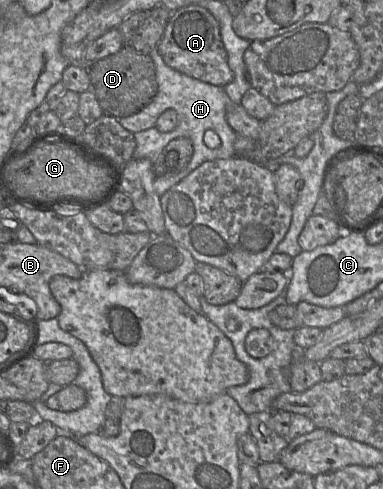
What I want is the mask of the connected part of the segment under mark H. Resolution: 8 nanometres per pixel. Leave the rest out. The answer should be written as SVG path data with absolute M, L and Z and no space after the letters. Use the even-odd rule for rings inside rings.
M155 47L149 54L155 63L157 93L152 101L138 113L130 117L117 119L125 129L132 133L136 133L155 127L157 118L165 110L174 109L177 112L178 123L182 122L184 127L184 135L180 137L187 137L191 140L193 155L186 167L178 173L156 176L154 178L153 186L156 194L160 197L202 163L215 159L228 159L239 156L234 147L238 134L229 125L226 119L227 104L234 102L231 101L225 92L224 86L214 86L202 82L171 68L164 62L157 47ZM210 130L216 133L220 139L218 147L210 148L205 143L205 134Z

